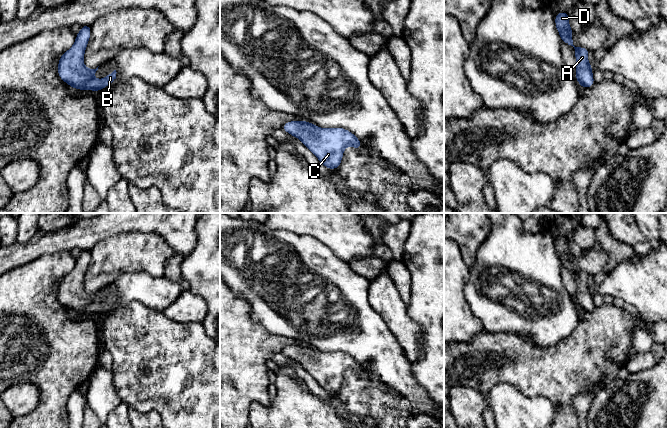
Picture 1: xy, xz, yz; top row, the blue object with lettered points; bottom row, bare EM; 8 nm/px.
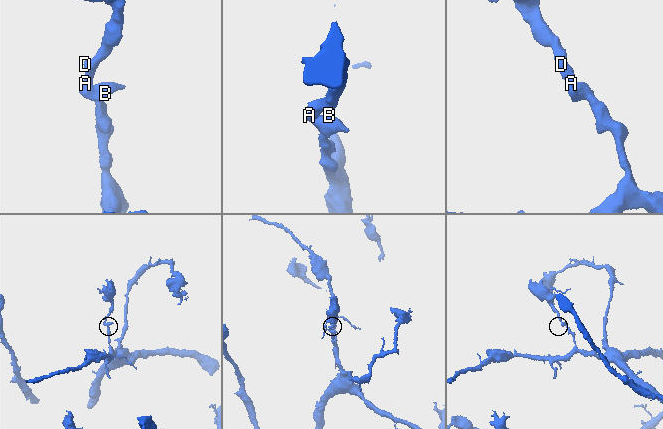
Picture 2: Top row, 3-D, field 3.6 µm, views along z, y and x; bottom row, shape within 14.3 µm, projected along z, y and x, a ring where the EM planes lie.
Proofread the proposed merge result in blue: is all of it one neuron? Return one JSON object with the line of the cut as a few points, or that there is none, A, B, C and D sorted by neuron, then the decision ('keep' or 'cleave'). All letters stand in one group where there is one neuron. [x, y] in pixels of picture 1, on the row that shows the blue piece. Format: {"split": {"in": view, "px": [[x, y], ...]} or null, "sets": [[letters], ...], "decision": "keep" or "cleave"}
{"split": null, "sets": [["A", "B", "C", "D"]], "decision": "keep"}

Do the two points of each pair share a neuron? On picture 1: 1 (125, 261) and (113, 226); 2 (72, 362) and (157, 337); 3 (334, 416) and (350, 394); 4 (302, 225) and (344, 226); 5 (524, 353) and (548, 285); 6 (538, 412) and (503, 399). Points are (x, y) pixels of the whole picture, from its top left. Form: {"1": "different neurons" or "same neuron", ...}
{"1": "different neurons", "2": "different neurons", "3": "different neurons", "4": "same neuron", "5": "different neurons", "6": "same neuron"}

